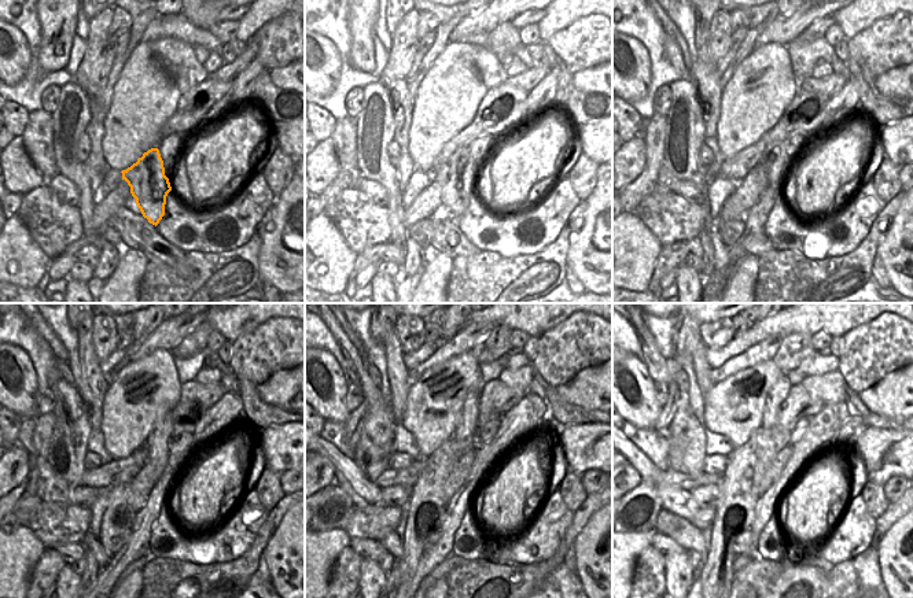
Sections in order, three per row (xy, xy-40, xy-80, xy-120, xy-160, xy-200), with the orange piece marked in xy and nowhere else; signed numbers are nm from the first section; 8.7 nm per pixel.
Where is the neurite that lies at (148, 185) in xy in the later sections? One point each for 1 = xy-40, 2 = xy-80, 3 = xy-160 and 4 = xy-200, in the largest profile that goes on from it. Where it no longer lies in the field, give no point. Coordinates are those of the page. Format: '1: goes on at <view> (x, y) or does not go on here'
1: goes on at xy-40 (456, 177)
2: goes on at xy-80 (775, 162)
3: goes on at xy-160 (467, 420)
4: goes on at xy-200 (779, 392)

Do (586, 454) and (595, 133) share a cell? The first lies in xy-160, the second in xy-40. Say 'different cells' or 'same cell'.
same cell

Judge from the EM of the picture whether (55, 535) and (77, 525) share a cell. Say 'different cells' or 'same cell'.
same cell

